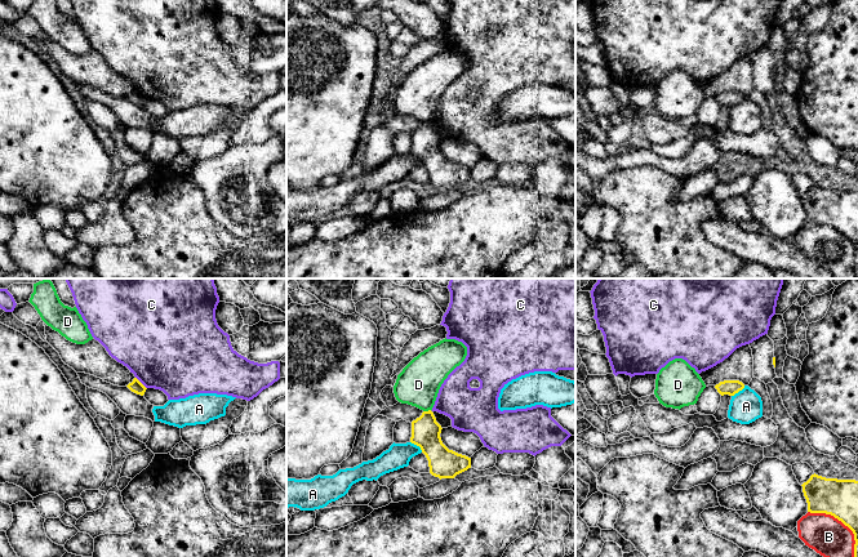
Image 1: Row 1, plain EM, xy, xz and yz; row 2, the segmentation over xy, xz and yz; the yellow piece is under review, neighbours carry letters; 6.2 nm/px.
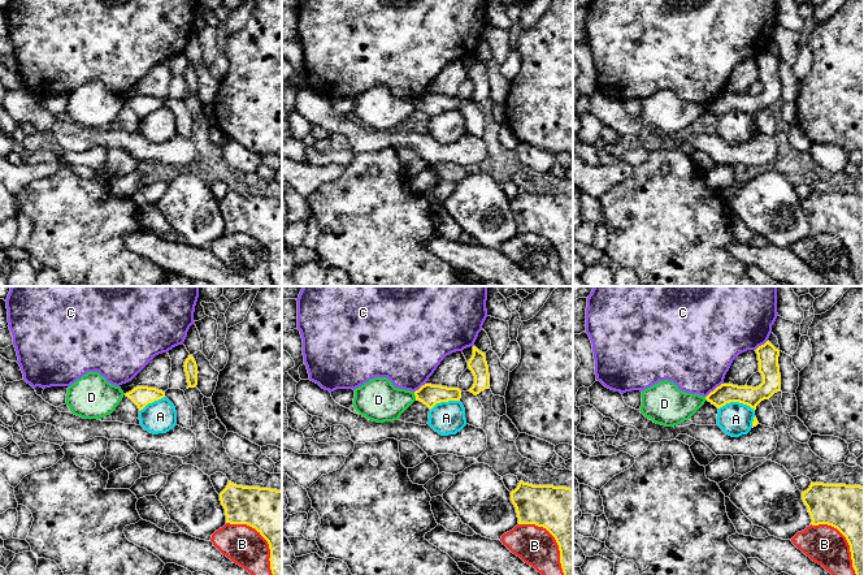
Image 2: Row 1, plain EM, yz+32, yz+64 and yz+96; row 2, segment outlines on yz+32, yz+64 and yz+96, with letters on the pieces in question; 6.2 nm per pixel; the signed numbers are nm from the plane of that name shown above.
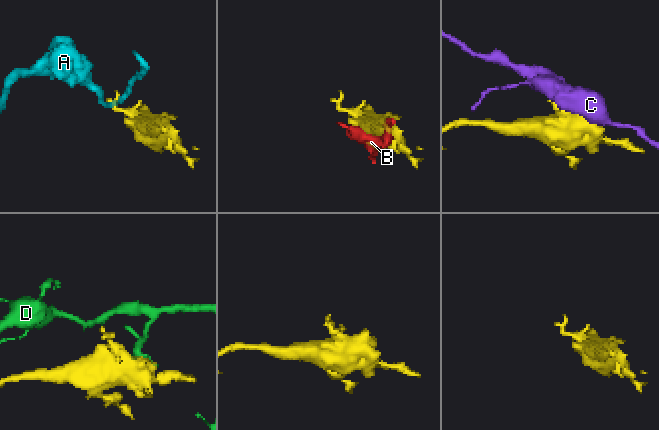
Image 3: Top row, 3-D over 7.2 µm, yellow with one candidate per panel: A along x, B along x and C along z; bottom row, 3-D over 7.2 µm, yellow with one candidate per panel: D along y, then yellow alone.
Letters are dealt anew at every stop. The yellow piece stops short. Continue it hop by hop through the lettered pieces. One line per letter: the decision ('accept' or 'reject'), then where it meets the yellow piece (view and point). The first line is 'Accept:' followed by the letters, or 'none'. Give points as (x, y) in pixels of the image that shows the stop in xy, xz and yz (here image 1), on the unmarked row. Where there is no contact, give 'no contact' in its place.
Accept: none
A: reject; contact xz (417, 156)
B: reject; contact yz (848, 237)
C: reject; contact xy (141, 94)
D: reject; contact xz (426, 123)

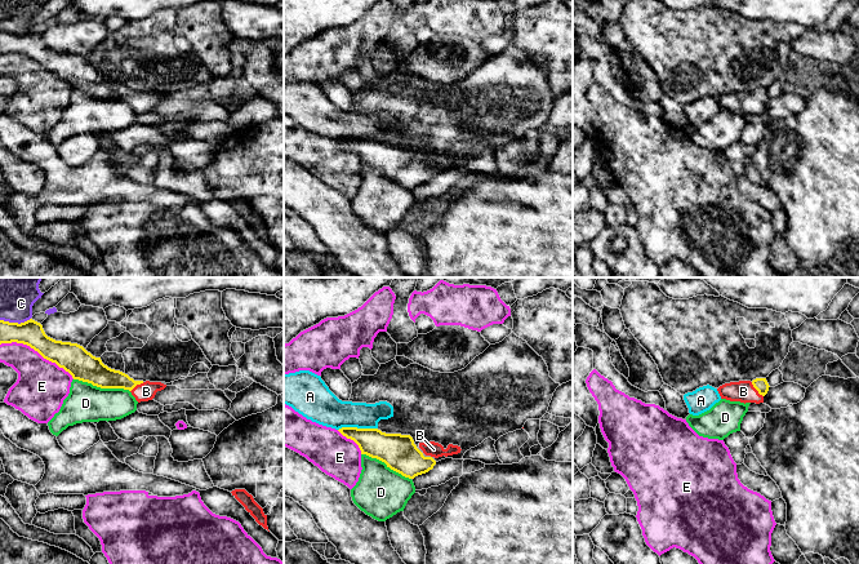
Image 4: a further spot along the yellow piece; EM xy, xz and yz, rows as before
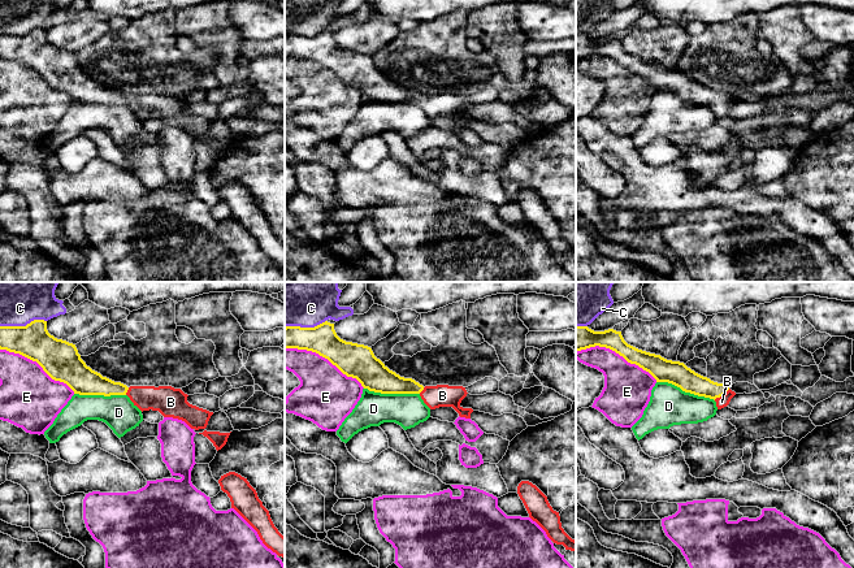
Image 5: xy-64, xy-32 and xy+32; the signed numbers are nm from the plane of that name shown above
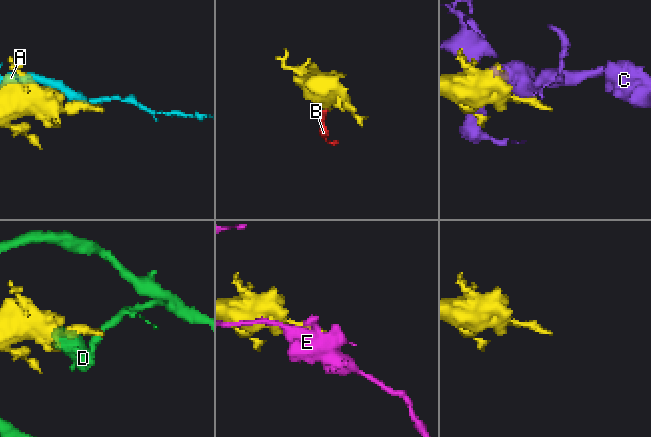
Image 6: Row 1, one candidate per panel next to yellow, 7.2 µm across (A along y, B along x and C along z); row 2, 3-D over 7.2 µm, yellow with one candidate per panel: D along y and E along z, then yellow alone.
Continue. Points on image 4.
Accept: B
A: reject; contact xz (356, 138)
B: accept; contact yz (756, 100)
C: reject; contact xy (14, 34)
D: reject; contact xy (102, 98)
E: reject; contact xy (38, 62)

